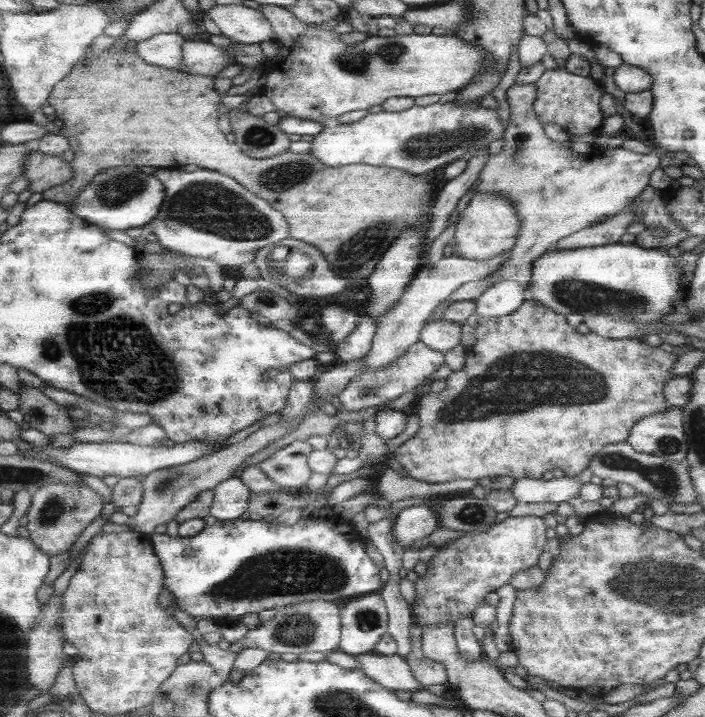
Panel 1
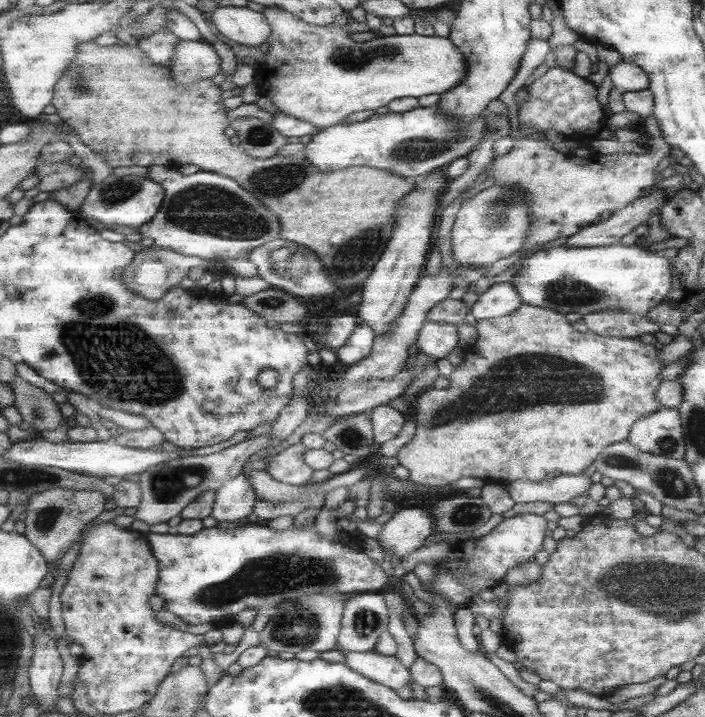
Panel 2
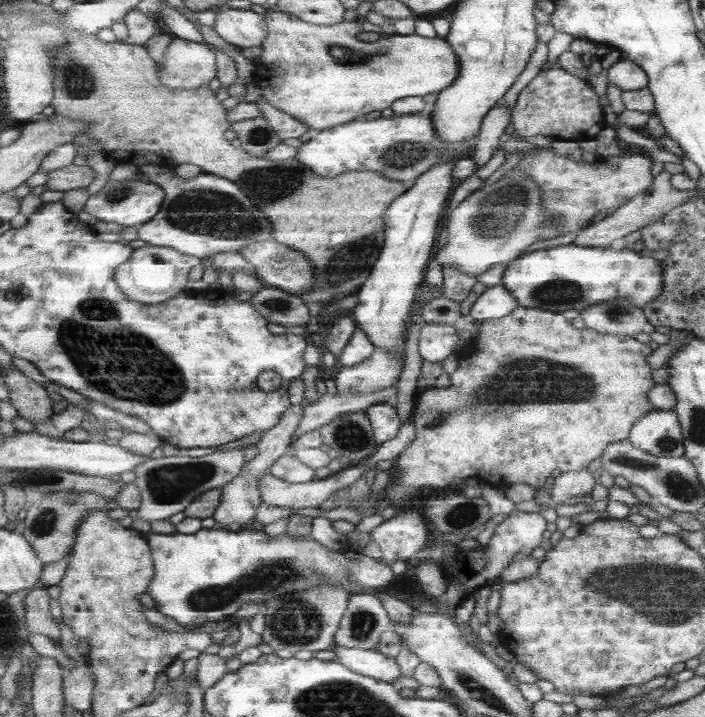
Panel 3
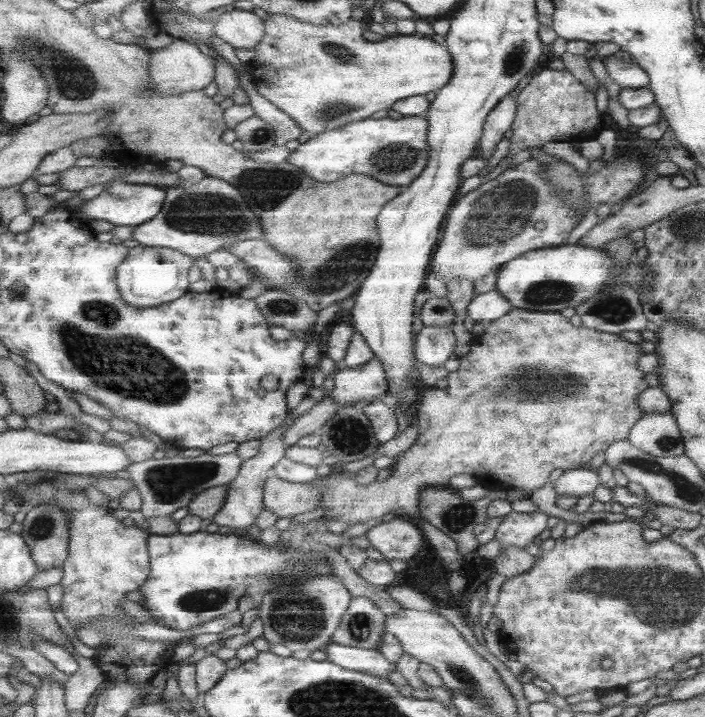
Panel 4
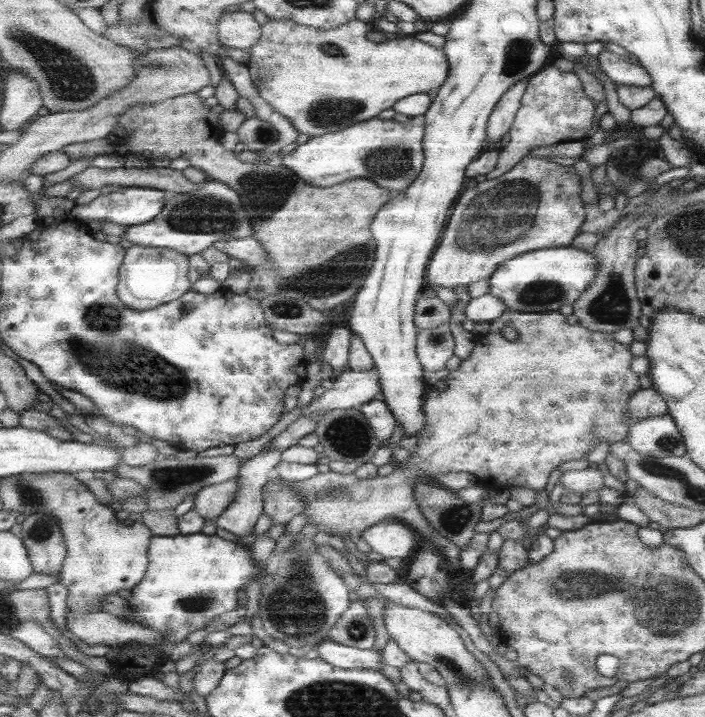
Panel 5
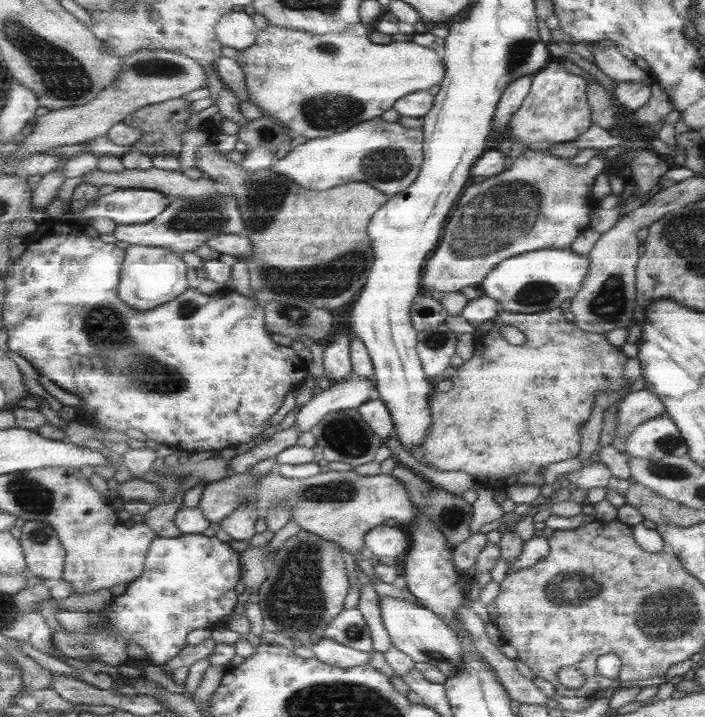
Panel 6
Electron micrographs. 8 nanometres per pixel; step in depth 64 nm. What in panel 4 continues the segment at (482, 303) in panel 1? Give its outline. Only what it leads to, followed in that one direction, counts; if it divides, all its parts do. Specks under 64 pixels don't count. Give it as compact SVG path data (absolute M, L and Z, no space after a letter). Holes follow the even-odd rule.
M492 289L473 297L466 306L466 315L475 322L485 323L503 316L511 308L510 302Z

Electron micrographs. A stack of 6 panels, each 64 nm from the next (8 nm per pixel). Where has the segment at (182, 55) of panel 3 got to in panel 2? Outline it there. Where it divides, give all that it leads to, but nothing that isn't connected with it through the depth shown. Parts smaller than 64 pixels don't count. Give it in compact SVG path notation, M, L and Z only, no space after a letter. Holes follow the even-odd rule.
M205 40L179 42L169 68L172 70L172 77L185 85L213 78L215 74L222 72L216 48Z

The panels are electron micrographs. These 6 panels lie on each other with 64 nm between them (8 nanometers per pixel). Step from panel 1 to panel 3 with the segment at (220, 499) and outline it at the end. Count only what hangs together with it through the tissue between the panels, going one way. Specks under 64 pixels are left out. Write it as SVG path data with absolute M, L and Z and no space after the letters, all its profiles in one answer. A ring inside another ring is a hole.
M300 404L291 405L290 408L285 410L281 422L260 438L257 443L258 454L250 461L247 461L241 474L222 489L223 496L221 498L221 504L217 505L214 515L212 516L216 522L220 522L224 525L240 524L240 526L242 526L250 524L254 520L257 509L263 504L261 489L259 489L260 476L269 473L271 466L277 462L277 459L281 458L281 456L293 446L293 433L299 429L299 423L301 423L301 419L303 419L304 410Z

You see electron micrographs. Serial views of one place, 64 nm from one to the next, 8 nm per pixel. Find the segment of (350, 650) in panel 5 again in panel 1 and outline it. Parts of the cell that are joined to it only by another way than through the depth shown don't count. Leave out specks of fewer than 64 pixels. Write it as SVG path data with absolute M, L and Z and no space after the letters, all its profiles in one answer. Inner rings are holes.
M368 653L371 656L357 656L354 658L359 662L360 669L369 678L374 679L376 683L379 683L382 687L386 687L387 690L398 692L409 692L412 694L422 688L422 686L412 677L410 668L404 658L393 655L377 655L376 653Z

